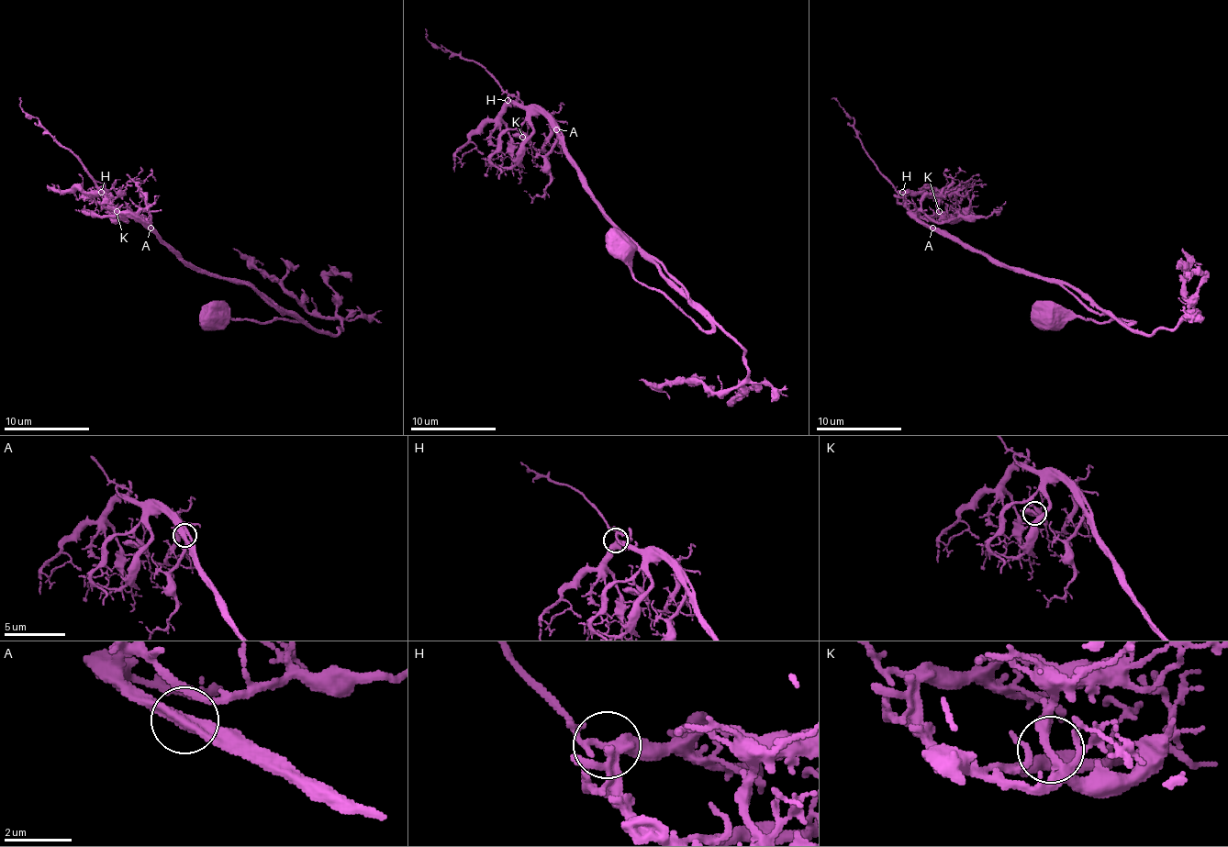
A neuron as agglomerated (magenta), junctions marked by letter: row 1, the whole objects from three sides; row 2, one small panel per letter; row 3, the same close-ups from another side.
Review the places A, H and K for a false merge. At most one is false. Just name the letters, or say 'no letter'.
no letter

